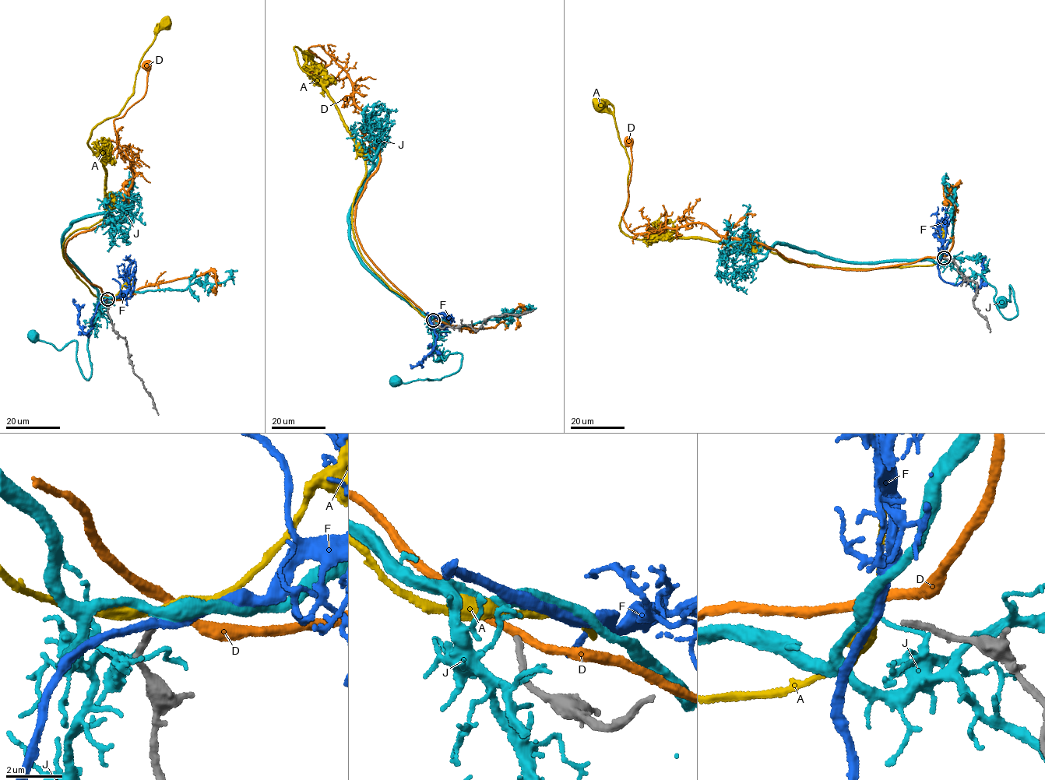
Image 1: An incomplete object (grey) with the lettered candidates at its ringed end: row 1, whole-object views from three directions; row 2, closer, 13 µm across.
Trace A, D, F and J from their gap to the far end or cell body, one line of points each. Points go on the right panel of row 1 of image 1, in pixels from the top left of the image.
A: (941, 258), (827, 267), (755, 245), (630, 237), (620, 225), (629, 161), (600, 103)
D: (943, 256), (845, 270), (794, 261), (699, 223), (633, 233), (623, 220), (632, 162), (628, 142)
F: (941, 258), (938, 267), (942, 279), (977, 288), (982, 279), (979, 257)
J: (941, 258), (961, 277), (979, 274), (996, 289), (1000, 313), (1016, 316), (1010, 286), (1011, 300), (1001, 301)

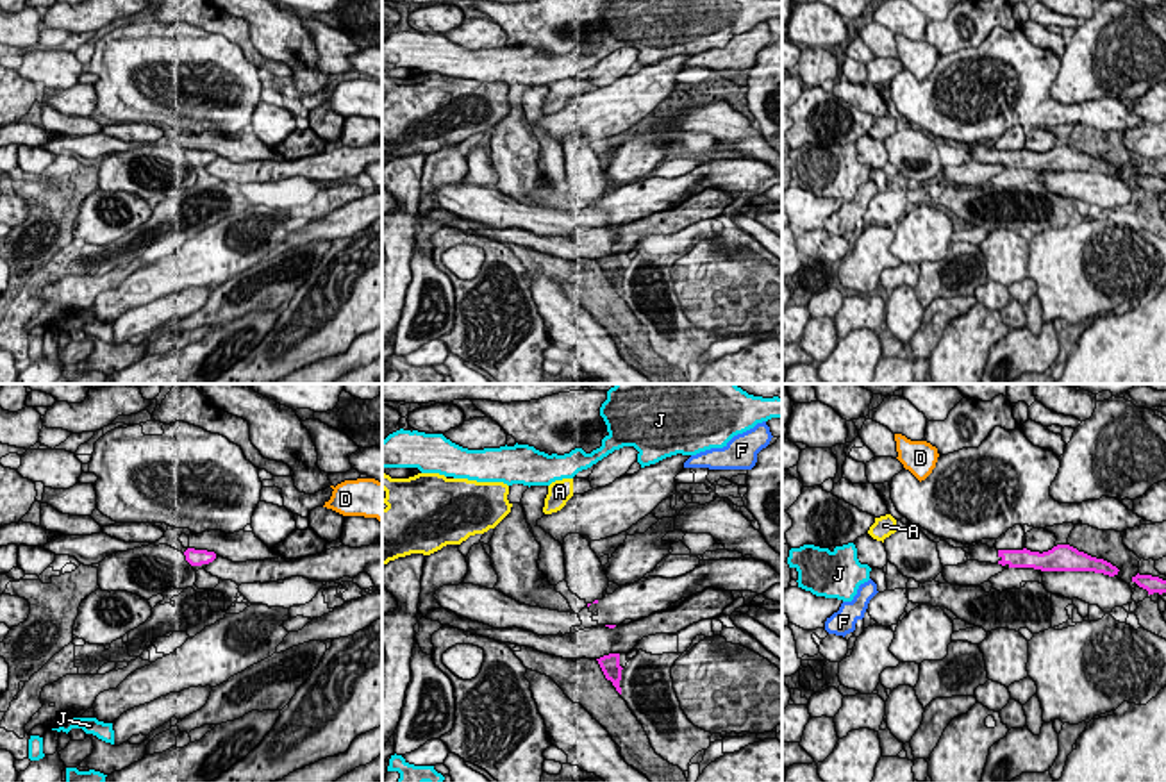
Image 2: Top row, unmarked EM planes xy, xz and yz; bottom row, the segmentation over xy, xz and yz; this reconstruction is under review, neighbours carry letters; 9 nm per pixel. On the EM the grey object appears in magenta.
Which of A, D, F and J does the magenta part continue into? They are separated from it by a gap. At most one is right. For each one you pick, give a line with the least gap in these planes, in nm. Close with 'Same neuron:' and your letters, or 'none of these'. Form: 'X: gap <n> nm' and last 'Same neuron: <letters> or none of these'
Same neuron: none of these

